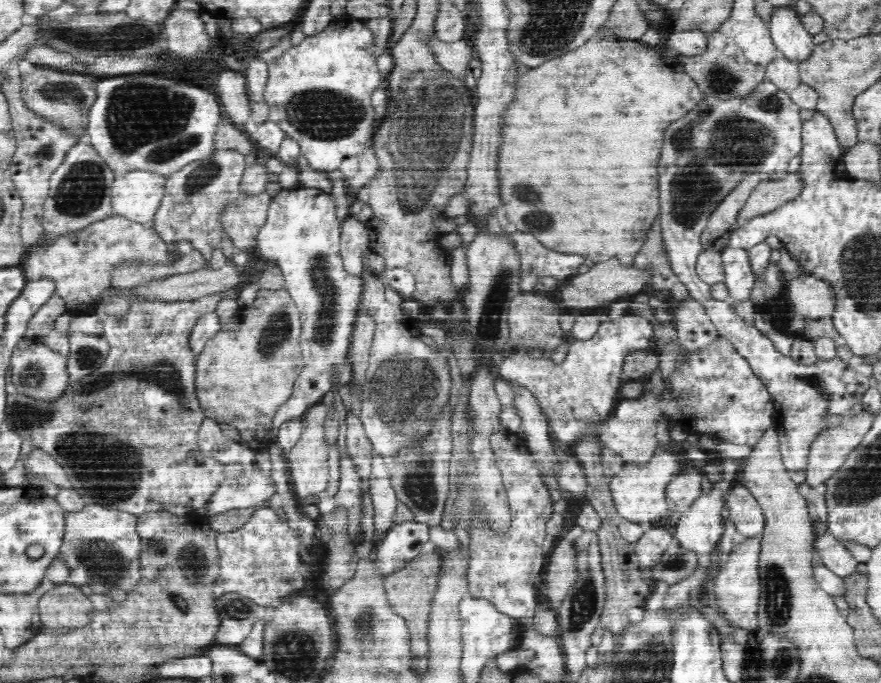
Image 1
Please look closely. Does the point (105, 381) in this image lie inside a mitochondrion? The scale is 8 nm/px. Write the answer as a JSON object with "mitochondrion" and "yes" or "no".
{"mitochondrion":"yes"}

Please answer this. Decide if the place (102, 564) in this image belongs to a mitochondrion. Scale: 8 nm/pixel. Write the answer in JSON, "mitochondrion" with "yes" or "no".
{"mitochondrion":"yes"}

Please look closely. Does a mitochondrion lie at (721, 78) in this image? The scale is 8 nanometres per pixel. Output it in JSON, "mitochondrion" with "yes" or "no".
{"mitochondrion":"yes"}

